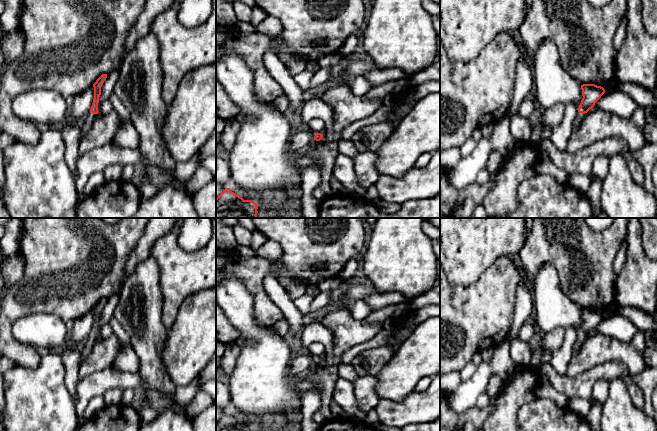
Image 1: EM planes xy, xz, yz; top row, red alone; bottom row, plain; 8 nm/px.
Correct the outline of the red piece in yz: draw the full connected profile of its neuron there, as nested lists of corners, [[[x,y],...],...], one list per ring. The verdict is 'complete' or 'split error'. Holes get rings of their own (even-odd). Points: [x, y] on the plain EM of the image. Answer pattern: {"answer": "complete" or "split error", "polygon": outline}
{"answer": "split error", "polygon": [[[583,308],[581,309],[581,313],[583,322],[578,332],[578,338],[574,344],[572,355],[579,353],[579,349],[584,342],[584,338],[592,333],[595,327],[605,317],[605,313],[603,311],[595,308]]]}

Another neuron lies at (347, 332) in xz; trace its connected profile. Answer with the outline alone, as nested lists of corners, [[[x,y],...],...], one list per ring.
[[[337,309],[327,313],[320,323],[333,335],[334,363],[330,367],[324,367],[322,363],[314,364],[305,379],[291,383],[291,386],[299,397],[312,388],[321,391],[322,406],[314,414],[313,420],[322,425],[332,420],[330,402],[338,379],[338,365],[342,354],[350,348],[372,339],[383,330],[383,324],[371,324],[364,320],[356,320],[346,309]]]

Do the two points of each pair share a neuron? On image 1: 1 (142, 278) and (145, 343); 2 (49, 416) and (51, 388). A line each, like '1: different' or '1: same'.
1: same
2: same

